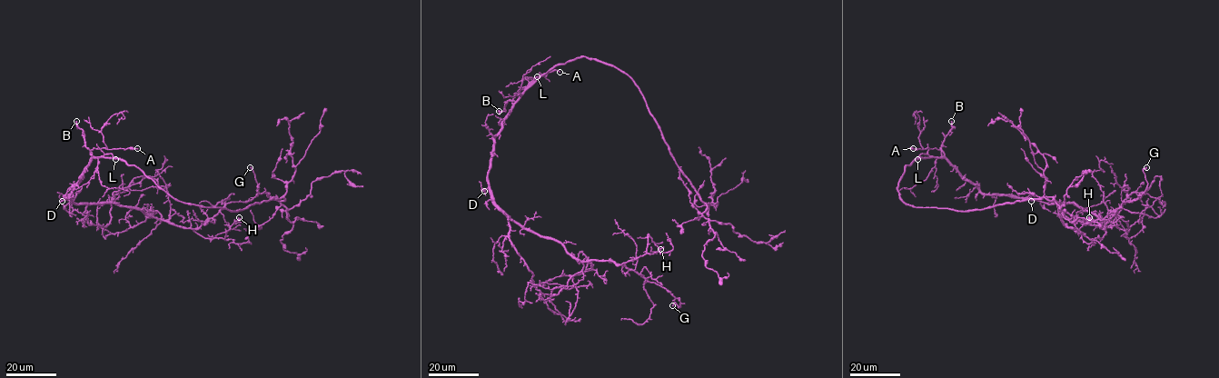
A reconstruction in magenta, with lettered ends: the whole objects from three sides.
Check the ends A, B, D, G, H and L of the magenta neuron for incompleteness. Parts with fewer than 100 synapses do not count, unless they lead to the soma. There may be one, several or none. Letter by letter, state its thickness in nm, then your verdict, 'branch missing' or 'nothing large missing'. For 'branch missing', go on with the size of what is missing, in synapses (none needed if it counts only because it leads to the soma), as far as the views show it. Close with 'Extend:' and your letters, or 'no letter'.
A: calibre 160 nm; nothing large missing
B: calibre 280 nm; branch missing; 200 synapses
D: calibre 160 nm; nothing large missing
G: calibre 280 nm; nothing large missing
H: calibre 110 nm; nothing large missing
L: calibre 150 nm; branch missing
Extend: B, L

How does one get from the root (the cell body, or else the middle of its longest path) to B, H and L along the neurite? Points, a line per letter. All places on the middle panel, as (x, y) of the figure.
B: (530, 87), (513, 103), (508, 101), (505, 109), (499, 111)
H: (530, 87), (495, 138), (490, 199), (582, 262), (636, 259), (649, 236), (660, 249)
L: (530, 87), (526, 88), (537, 76)

